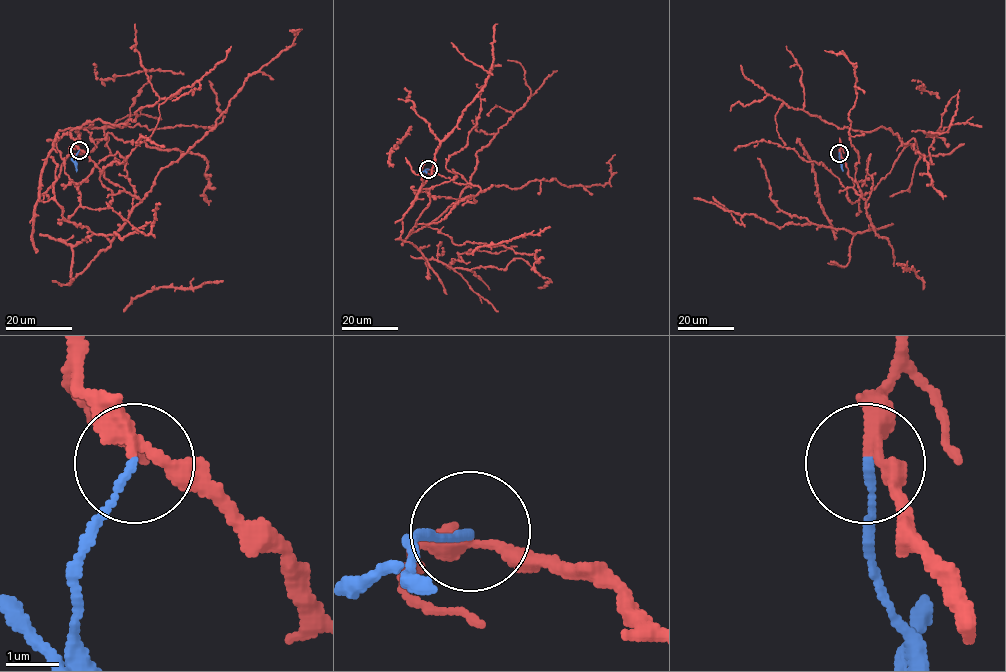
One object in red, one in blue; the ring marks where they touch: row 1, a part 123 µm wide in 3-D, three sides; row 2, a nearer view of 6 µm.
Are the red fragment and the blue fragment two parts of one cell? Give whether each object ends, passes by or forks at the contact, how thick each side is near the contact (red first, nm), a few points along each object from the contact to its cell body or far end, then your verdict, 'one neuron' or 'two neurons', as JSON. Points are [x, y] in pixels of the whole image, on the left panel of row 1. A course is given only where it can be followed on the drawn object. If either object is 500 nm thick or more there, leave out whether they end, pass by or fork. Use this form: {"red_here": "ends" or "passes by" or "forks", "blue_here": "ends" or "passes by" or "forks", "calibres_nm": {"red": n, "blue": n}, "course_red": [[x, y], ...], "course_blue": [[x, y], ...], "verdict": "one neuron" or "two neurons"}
{"red_here": "passes by", "blue_here": "ends", "calibres_nm": {"red": 260, "blue": 130}, "course_red": [[79, 150], [124, 190], [105, 208], [81, 205], [56, 142], [96, 119], [134, 121], [199, 83], [172, 101]], "course_blue": [[79, 150], [75, 157], [76, 171]], "verdict": "two neurons"}

